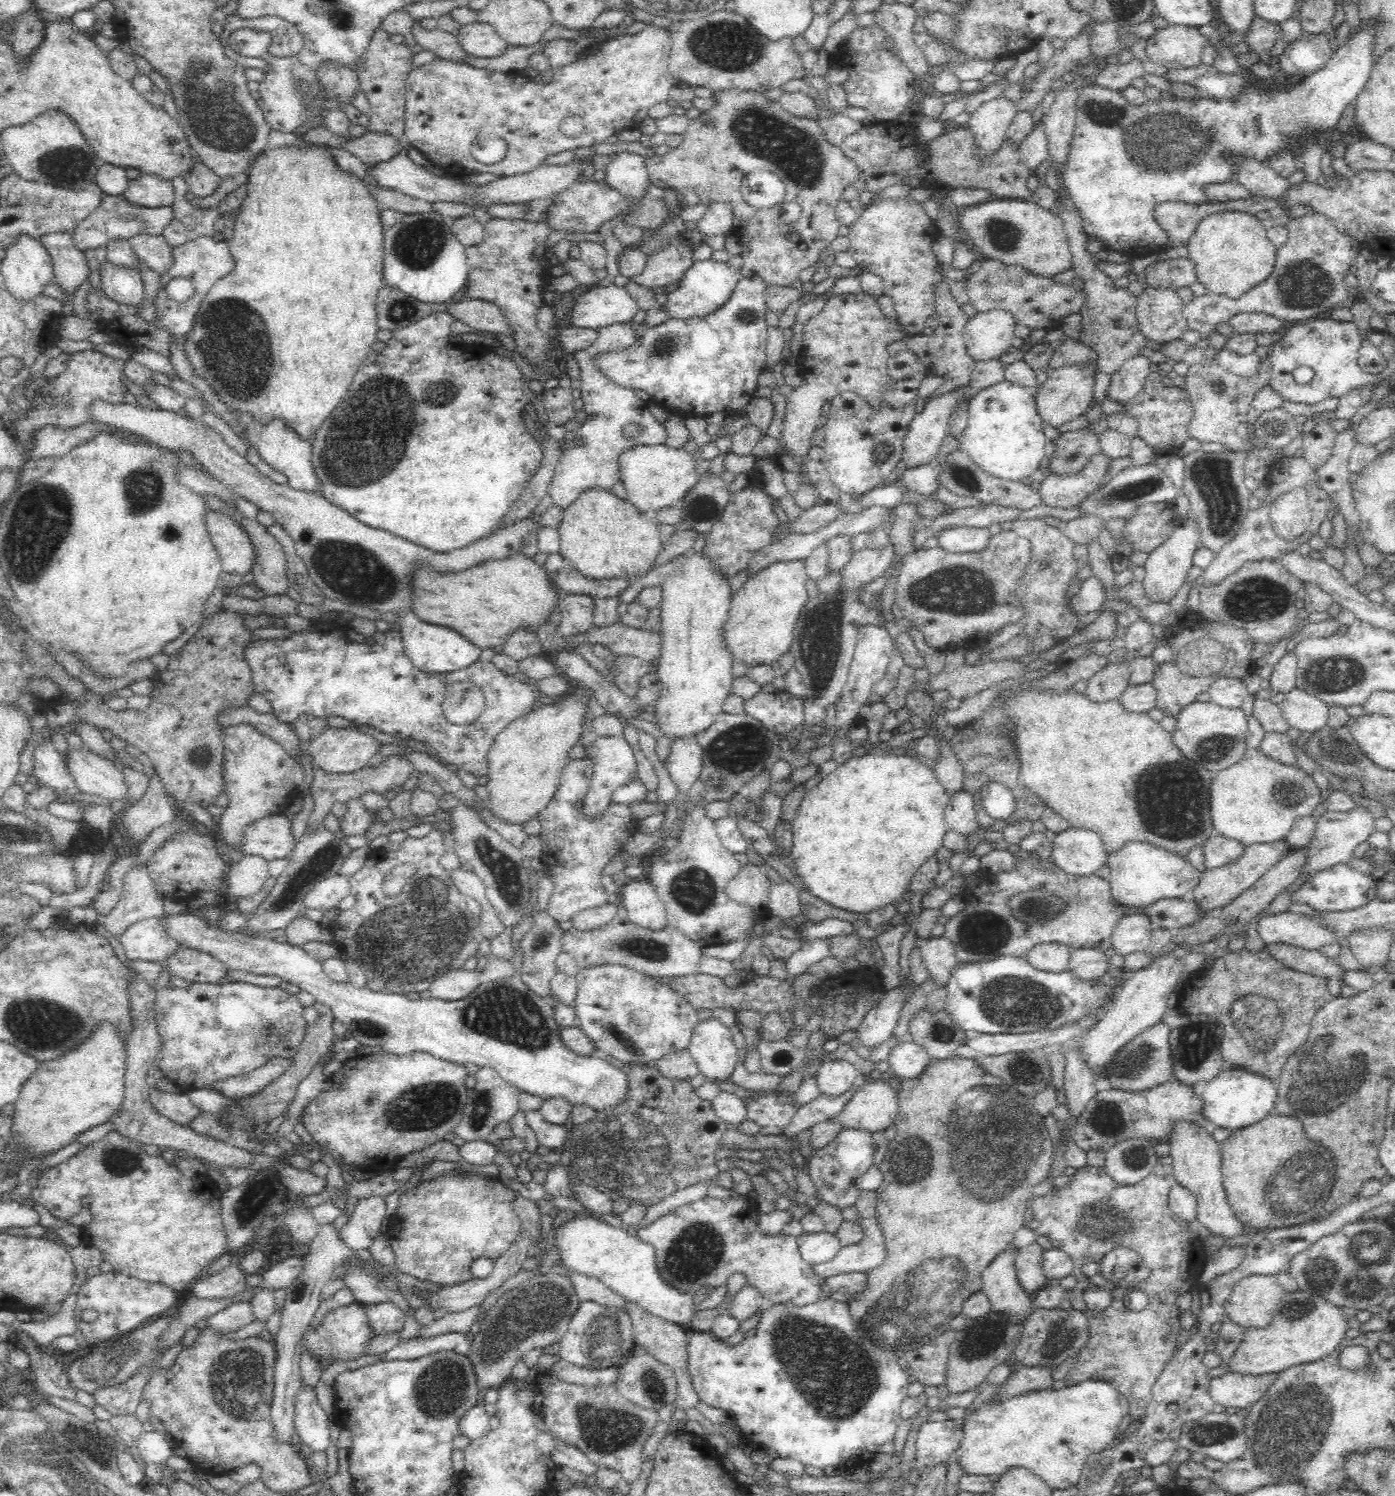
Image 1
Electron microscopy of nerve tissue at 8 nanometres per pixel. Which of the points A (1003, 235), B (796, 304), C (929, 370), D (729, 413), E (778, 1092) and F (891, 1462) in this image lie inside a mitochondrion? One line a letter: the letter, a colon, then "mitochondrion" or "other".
A: mitochondrion
B: other
C: other
D: other
E: other
F: other

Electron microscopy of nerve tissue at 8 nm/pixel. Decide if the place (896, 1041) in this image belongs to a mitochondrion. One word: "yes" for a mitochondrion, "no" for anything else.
no

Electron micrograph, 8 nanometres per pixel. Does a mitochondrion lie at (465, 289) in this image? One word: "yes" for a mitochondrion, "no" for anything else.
no

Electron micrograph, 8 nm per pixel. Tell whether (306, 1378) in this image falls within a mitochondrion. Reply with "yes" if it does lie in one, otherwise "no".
no

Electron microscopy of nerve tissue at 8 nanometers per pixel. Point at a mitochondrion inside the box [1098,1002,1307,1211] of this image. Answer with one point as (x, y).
(1133, 1067)

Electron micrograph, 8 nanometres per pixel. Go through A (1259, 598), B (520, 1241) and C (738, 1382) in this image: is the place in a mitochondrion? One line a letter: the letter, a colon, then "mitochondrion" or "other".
A: mitochondrion
B: other
C: other

